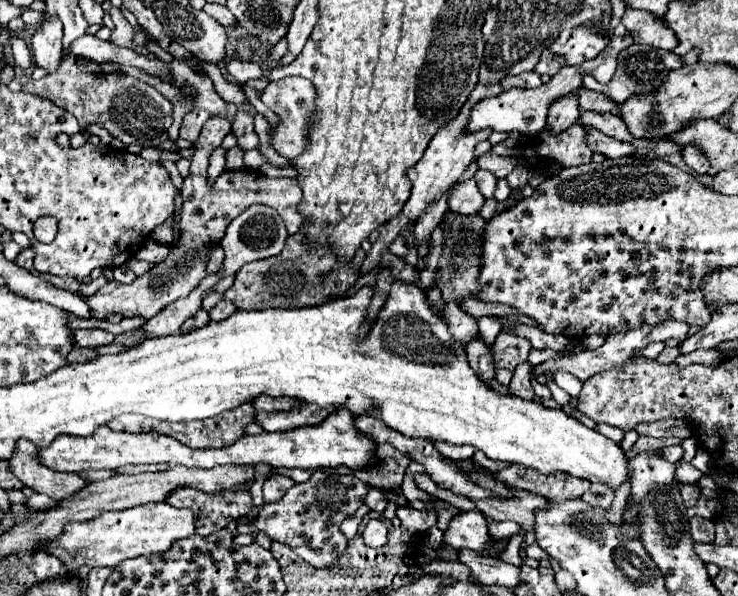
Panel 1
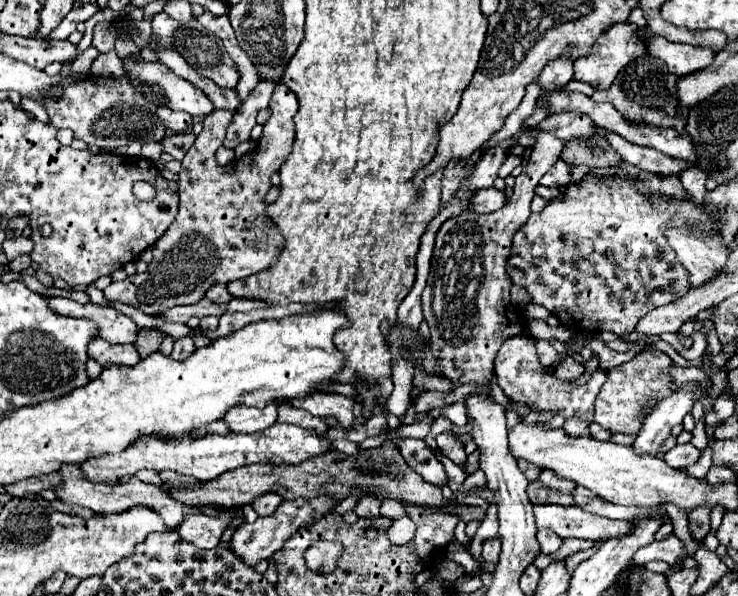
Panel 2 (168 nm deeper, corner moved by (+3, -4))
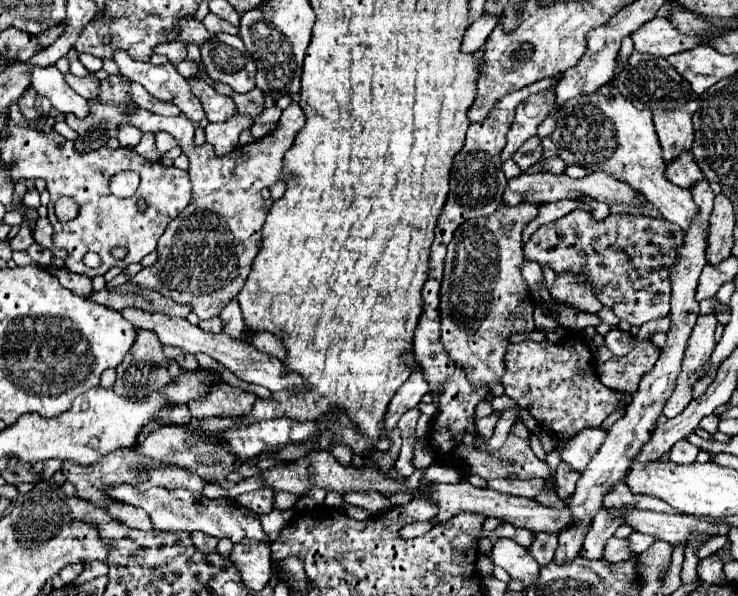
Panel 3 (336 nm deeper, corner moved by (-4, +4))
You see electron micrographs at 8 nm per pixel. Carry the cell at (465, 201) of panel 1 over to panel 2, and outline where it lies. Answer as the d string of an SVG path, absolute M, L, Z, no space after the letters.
M484 188L478 190L470 202L470 212L476 214L488 214L494 210L500 210L504 206L504 192L496 188Z

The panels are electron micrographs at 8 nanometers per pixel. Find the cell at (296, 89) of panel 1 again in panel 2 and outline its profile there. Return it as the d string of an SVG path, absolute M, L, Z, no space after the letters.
M278 82L270 100L270 110L272 116L264 124L258 150L226 166L216 164L214 152L222 146L226 128L232 122L232 112L214 110L204 118L202 134L184 156L182 170L178 172L180 208L176 220L156 242L148 270L144 274L132 274L122 282L112 282L104 290L108 300L122 302L148 316L156 316L174 306L196 304L214 282L228 284L276 264L284 238L276 230L276 224L268 218L264 198L272 186L270 176L284 164L294 142L292 118L298 112L296 94Z

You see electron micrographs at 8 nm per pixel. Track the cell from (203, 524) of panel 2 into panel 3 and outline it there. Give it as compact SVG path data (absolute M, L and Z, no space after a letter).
M199 532L191 534L191 540L193 540L193 546L197 550L203 550L203 554L211 554L211 550L215 550L217 542L219 542L219 540L215 540L215 538L207 536L207 534L199 534Z

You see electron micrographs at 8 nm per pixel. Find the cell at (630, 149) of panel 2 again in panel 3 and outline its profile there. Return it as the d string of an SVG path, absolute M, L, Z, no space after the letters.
M685 152L685 154L681 154L681 158L677 158L675 162L667 164L667 178L669 178L673 184L677 184L677 186L689 190L695 182L703 180L705 176L703 176L703 172L699 170L699 166L697 166L693 154L691 154L691 152Z

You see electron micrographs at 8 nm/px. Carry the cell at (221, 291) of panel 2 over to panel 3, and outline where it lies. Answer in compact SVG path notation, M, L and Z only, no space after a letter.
M237 300L229 302L227 308L223 308L223 312L219 314L219 318L223 320L223 332L227 336L243 338L243 316L241 316L241 308Z

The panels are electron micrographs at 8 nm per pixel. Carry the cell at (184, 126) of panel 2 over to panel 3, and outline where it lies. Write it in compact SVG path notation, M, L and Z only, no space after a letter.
M131 82L131 100L141 106L141 108L147 108L155 114L161 114L161 116L179 116L181 110L177 110L175 106L171 106L169 102L161 102L157 98L153 98L143 86L139 86L137 82Z

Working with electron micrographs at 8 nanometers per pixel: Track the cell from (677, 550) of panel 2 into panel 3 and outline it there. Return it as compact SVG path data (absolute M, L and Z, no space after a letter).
M609 538L605 548L603 548L603 556L601 560L607 560L607 562L621 562L621 560L629 560L633 554L627 546L627 540L621 540L621 538Z

